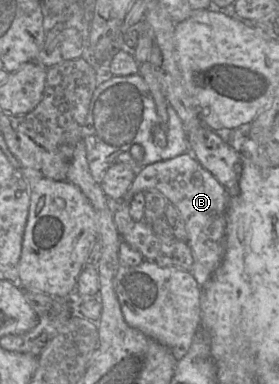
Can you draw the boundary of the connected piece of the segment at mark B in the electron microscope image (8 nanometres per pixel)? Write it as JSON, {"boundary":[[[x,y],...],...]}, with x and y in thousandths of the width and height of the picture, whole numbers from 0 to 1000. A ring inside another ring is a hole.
{"boundary":[[[685,393],[520,432],[459,497],[516,503],[538,492],[573,497],[642,547],[674,612],[670,635],[692,667],[685,711],[720,747],[738,745],[806,664],[810,555],[828,510]]]}

